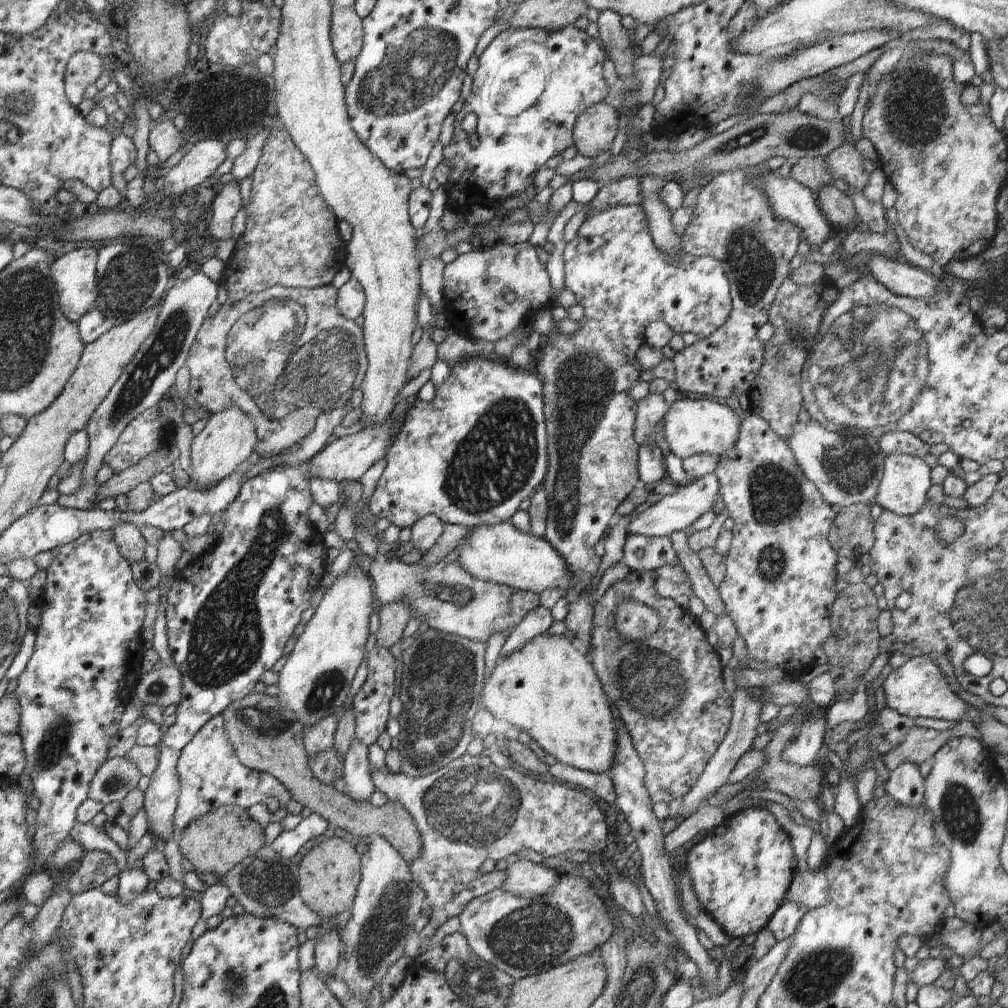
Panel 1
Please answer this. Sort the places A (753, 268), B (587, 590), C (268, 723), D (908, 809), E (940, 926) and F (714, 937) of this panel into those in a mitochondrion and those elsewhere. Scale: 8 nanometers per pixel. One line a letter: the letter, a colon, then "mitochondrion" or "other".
A: mitochondrion
B: other
C: mitochondrion
D: other
E: other
F: other

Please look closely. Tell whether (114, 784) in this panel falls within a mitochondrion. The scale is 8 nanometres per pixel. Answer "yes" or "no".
yes

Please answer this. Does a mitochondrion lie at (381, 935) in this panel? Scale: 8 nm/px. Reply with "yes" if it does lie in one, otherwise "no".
yes

